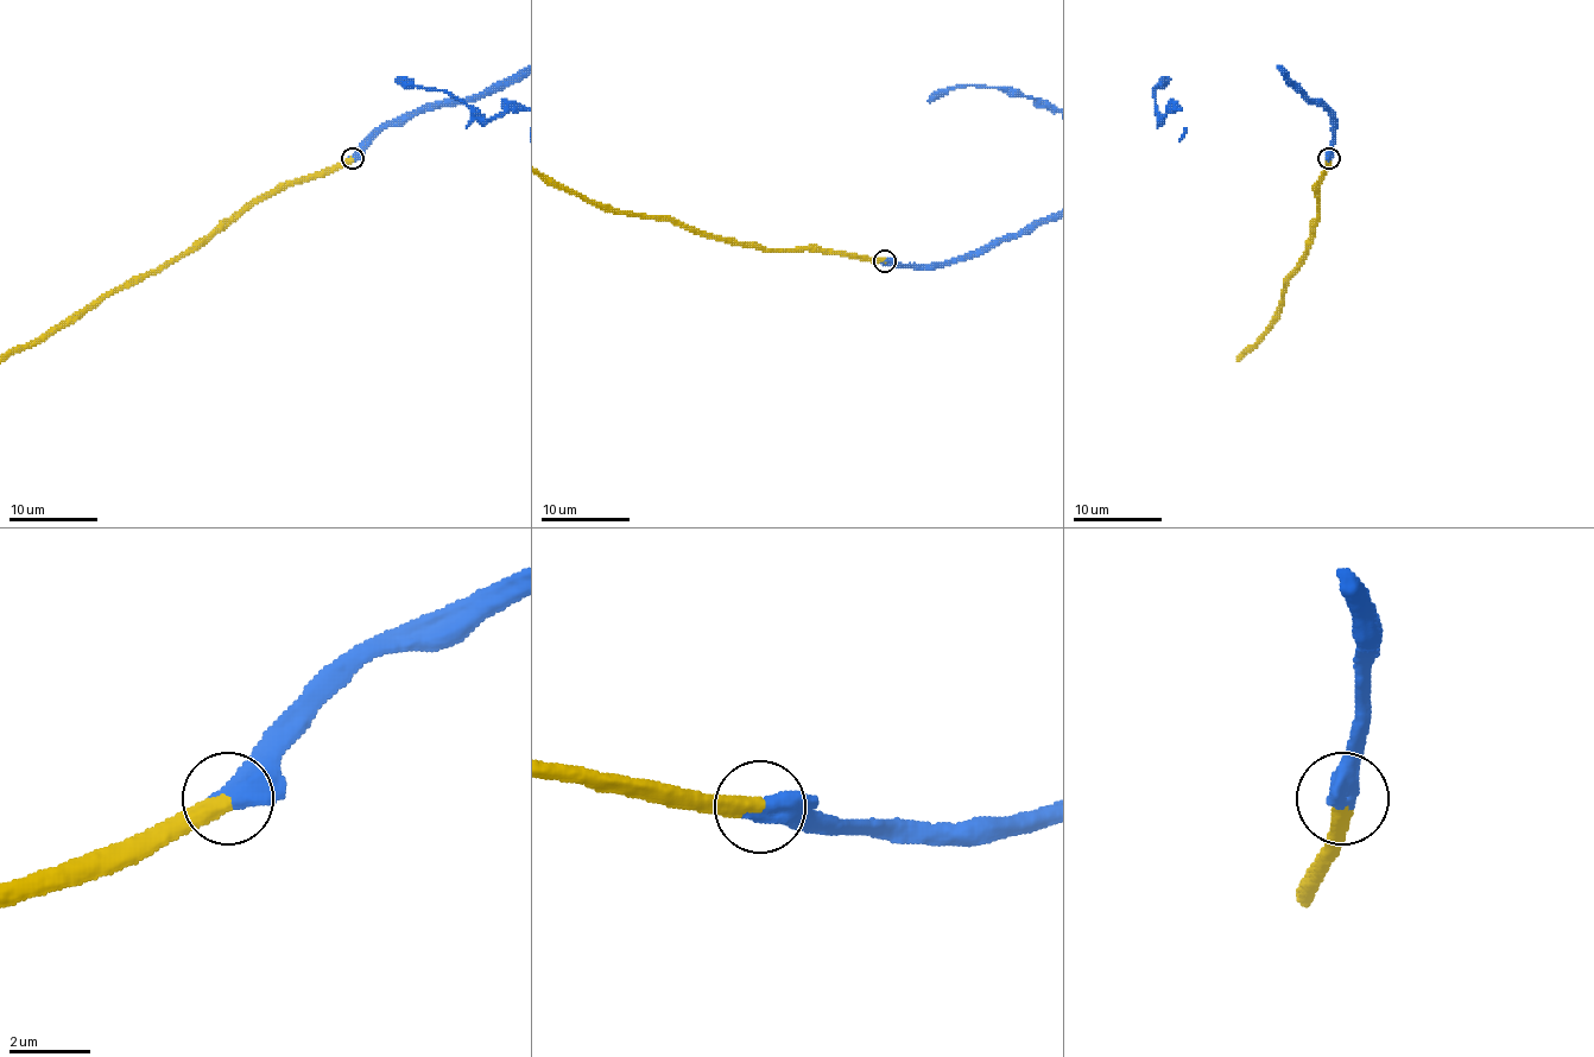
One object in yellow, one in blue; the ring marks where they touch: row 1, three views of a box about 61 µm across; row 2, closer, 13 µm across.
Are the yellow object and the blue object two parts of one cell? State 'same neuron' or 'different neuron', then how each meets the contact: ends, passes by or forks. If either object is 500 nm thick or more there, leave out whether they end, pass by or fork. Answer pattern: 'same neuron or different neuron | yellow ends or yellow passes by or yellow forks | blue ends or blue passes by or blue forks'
same neuron

